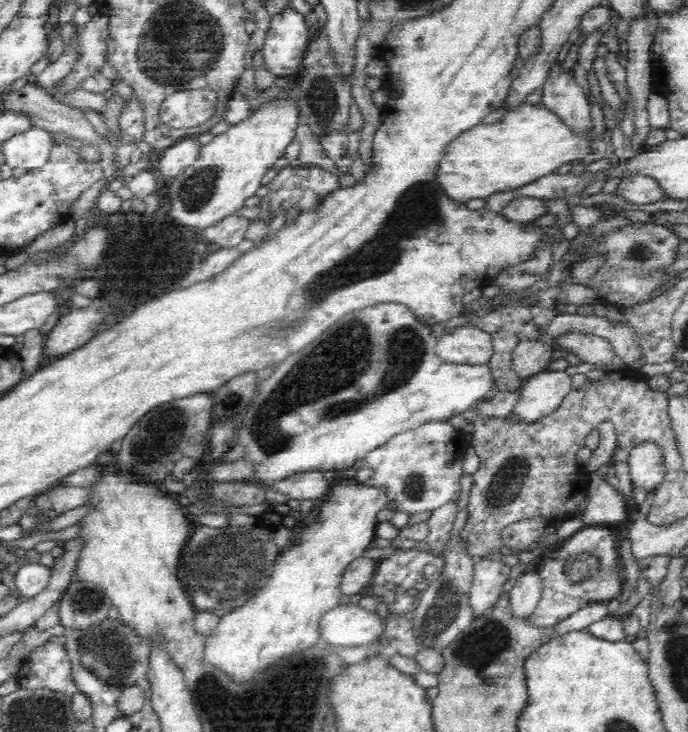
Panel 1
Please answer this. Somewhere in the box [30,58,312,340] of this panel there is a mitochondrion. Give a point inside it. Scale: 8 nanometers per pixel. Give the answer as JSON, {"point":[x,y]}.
{"point":[194,193]}

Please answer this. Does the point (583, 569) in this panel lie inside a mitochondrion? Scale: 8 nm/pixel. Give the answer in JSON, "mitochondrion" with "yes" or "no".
{"mitochondrion":"yes"}

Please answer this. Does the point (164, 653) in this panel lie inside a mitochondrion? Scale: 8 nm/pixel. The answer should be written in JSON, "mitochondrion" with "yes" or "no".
{"mitochondrion":"no"}

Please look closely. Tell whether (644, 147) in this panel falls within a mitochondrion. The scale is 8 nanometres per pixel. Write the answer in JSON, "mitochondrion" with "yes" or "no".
{"mitochondrion":"no"}

